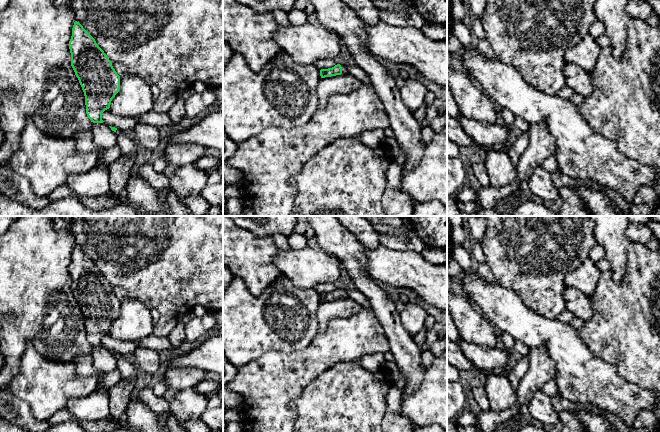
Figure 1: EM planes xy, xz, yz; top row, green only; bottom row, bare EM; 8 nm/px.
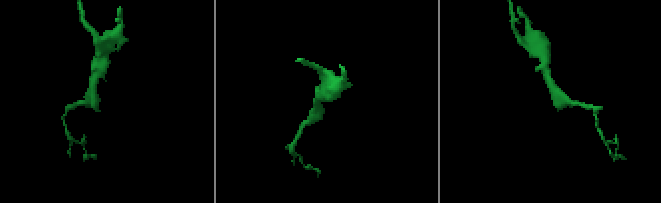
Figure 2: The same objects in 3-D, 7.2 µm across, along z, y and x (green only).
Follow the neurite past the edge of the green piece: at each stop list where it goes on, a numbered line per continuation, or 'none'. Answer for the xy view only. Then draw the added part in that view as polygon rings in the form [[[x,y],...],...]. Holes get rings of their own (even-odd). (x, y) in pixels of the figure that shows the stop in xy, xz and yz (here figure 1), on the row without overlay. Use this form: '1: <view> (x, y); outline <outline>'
1: xy (128, 370); outline [[[117,353],[116,356],[117,369],[121,373],[121,379],[126,381],[135,381],[137,378],[138,368],[135,366],[131,358]]]

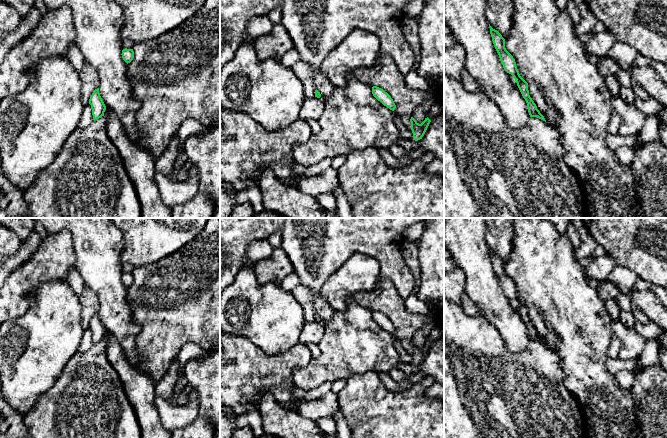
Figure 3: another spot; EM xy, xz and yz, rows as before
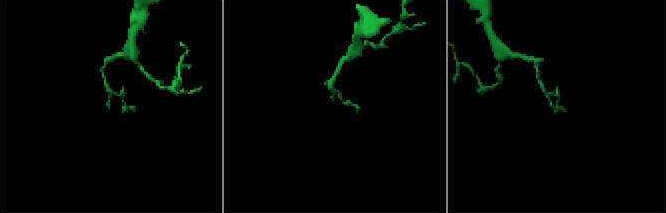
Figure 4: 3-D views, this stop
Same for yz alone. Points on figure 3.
none

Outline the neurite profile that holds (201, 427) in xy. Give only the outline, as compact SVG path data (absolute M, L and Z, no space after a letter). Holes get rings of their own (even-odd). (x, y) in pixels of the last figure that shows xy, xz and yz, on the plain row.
M198 415L188 426L172 431L172 438L213 438L214 427L211 421Z

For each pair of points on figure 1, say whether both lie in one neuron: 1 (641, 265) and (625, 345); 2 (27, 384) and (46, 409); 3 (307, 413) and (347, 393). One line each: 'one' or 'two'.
1: one
2: one
3: one

